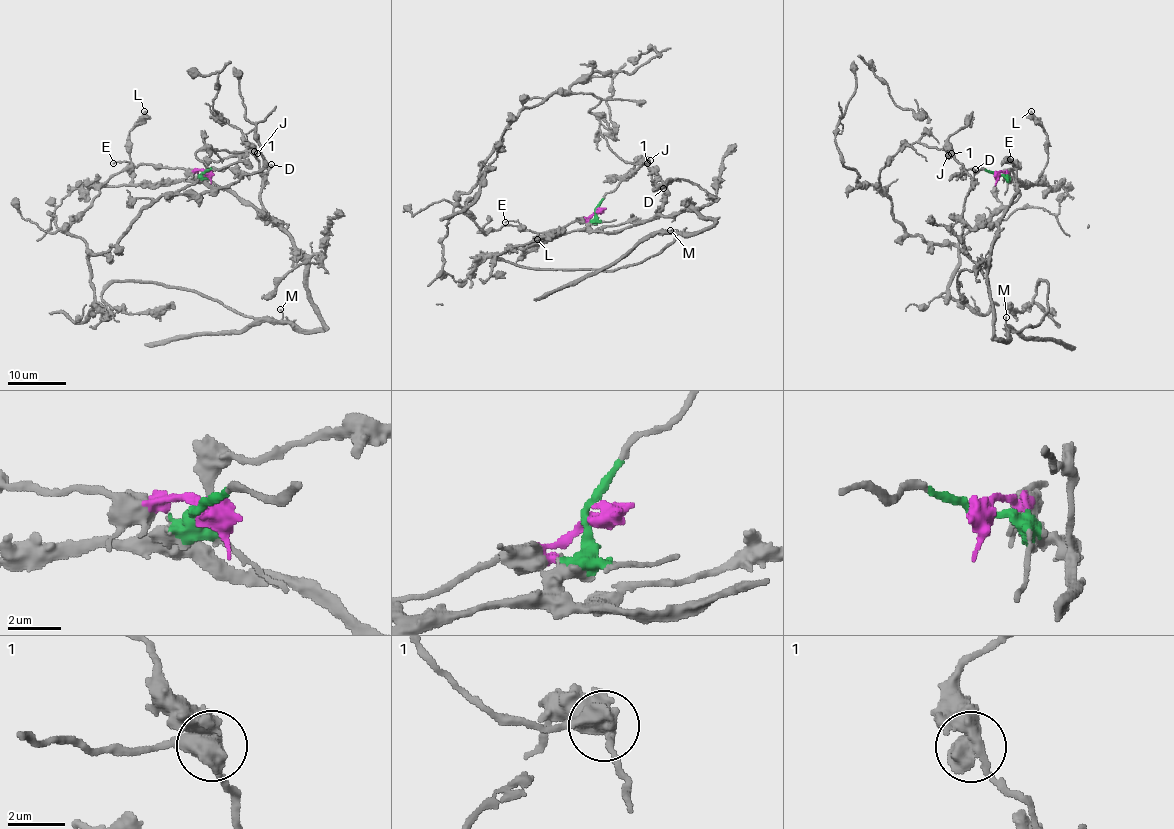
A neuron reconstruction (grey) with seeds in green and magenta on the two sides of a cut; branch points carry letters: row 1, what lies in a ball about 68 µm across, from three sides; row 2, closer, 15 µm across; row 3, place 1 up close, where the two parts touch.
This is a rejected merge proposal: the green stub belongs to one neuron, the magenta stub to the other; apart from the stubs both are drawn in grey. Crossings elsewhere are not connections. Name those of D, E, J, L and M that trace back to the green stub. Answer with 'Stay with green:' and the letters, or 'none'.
Stay with green: D, L, M

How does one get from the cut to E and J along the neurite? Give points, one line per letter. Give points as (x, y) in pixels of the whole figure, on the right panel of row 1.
E: (998, 174), (1014, 169), (1020, 163), (1010, 159)
J: (998, 174), (1020, 163), (1019, 196), (956, 244), (930, 245), (894, 217), (879, 170), (904, 144), (947, 155)

